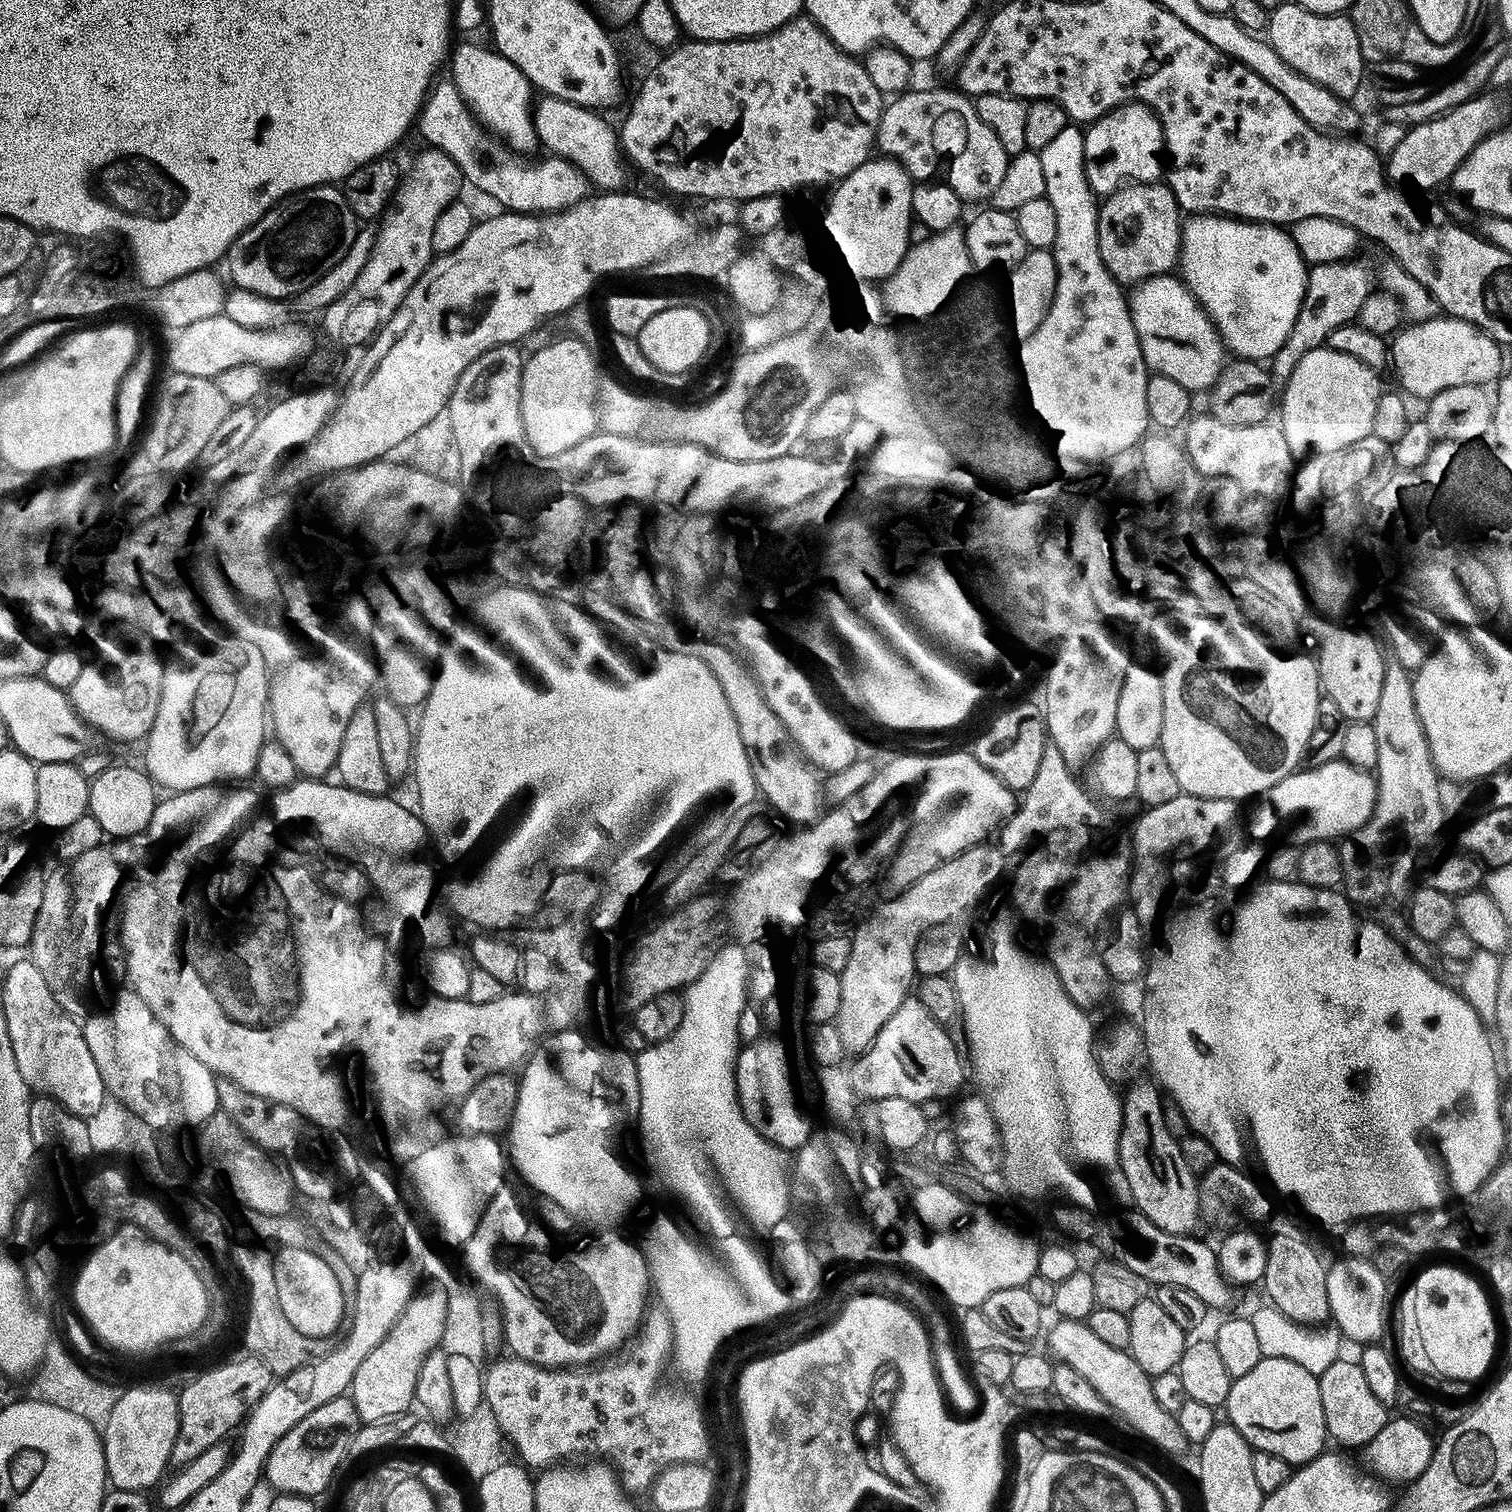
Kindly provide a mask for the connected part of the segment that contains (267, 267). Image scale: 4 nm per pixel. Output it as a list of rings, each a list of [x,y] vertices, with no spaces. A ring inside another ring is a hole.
[[[319,184],[316,188],[308,188],[305,192],[298,192],[290,196],[285,196],[280,203],[276,204],[270,211],[264,215],[261,220],[254,222],[245,230],[243,234],[236,239],[232,247],[226,253],[226,261],[228,260],[228,272],[232,275],[232,284],[238,288],[245,288],[253,291],[254,294],[268,296],[270,299],[283,301],[286,296],[295,298],[302,290],[306,290],[306,286],[310,286],[314,282],[318,282],[318,278],[322,278],[322,274],[326,274],[326,270],[330,270],[330,266],[334,266],[334,262],[342,259],[342,254],[346,254],[346,250],[350,250],[350,246],[354,246],[354,238],[358,231],[358,221],[356,215],[350,210],[350,206],[346,202],[343,191],[339,187],[330,184]]]

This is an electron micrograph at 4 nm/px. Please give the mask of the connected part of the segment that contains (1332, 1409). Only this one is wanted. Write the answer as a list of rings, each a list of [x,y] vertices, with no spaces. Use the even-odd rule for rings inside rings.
[[[1355,1359],[1335,1360],[1330,1366],[1326,1366],[1324,1372],[1319,1373],[1318,1379],[1322,1414],[1328,1436],[1348,1448],[1363,1449],[1386,1426],[1390,1419],[1389,1409],[1374,1396],[1363,1370]]]

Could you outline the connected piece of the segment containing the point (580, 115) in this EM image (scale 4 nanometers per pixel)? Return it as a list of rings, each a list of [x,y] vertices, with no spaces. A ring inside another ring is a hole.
[[[549,95],[539,97],[533,109],[537,141],[543,147],[545,145],[549,153],[571,161],[597,189],[619,191],[625,185],[623,182],[629,169],[615,127],[611,127],[601,116],[593,109]]]

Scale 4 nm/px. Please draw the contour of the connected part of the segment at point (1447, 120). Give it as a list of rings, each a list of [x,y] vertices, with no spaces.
[[[1485,90],[1480,95],[1462,102],[1454,110],[1445,112],[1443,116],[1436,116],[1433,120],[1411,125],[1405,131],[1408,133],[1393,146],[1388,160],[1386,156],[1388,179],[1393,182],[1412,179],[1412,184],[1416,188],[1436,188],[1439,184],[1447,185],[1451,181],[1452,175],[1458,170],[1460,163],[1474,150],[1474,146],[1478,146],[1478,142],[1482,142],[1491,132],[1497,131],[1501,127],[1502,121],[1500,119],[1504,116],[1504,107],[1507,104],[1508,100],[1504,94],[1496,90]]]

